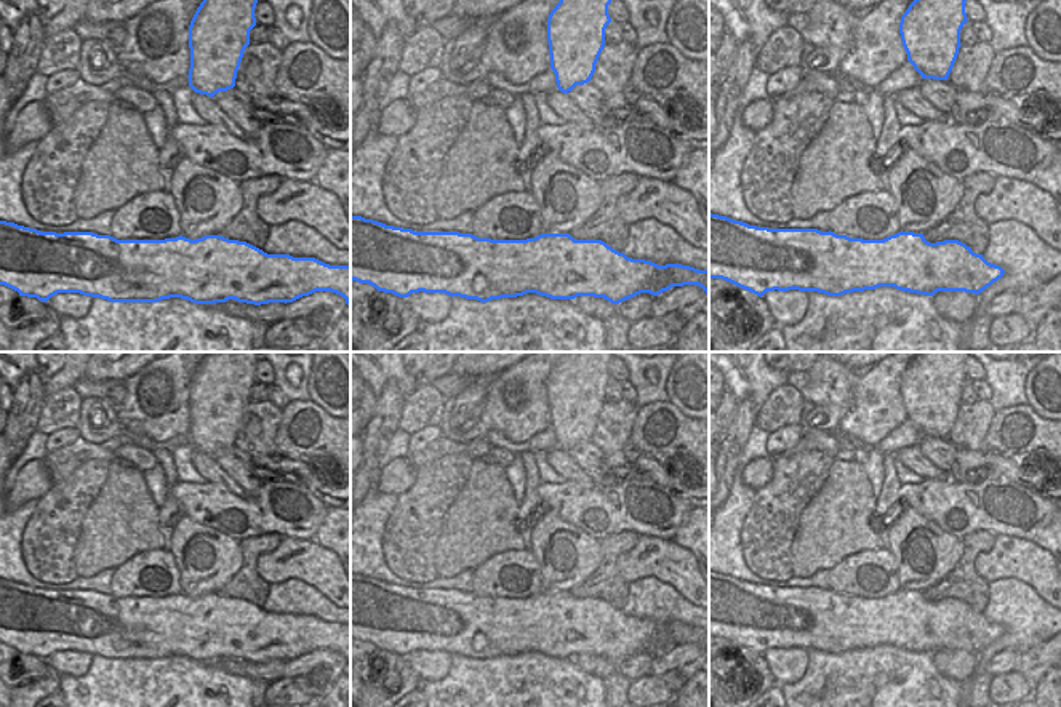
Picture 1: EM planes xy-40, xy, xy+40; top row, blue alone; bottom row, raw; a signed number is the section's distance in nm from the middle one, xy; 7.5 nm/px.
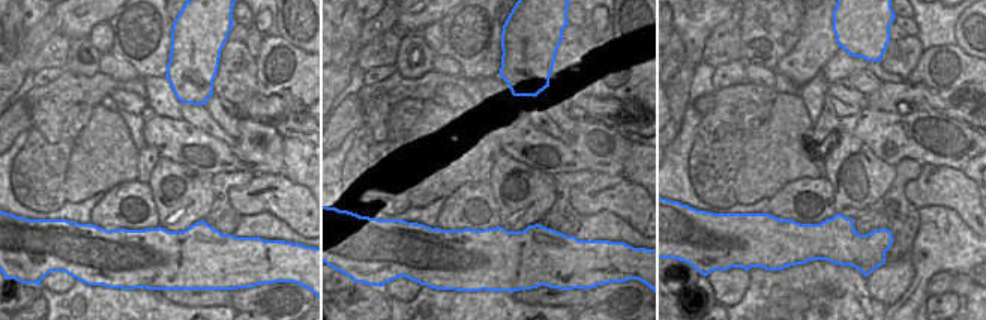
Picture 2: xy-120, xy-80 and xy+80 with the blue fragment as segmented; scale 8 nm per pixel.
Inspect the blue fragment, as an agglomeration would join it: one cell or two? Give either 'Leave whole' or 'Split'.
Leave whole

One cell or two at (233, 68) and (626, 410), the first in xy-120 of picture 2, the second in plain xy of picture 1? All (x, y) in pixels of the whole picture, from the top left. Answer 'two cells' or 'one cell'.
one cell

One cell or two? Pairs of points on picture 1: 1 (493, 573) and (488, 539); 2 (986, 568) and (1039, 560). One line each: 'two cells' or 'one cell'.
1: two cells
2: one cell

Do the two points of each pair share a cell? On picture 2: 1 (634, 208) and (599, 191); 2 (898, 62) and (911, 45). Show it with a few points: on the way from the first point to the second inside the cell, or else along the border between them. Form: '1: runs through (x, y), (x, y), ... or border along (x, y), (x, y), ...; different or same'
1: runs through (625, 199), (608, 193); same
2: runs through (902, 57), (907, 50); same

